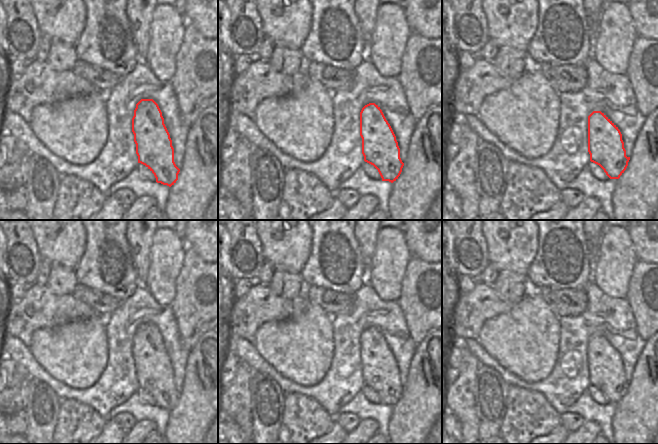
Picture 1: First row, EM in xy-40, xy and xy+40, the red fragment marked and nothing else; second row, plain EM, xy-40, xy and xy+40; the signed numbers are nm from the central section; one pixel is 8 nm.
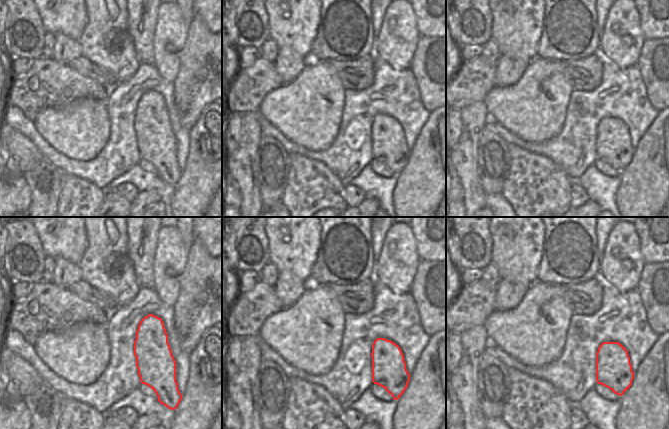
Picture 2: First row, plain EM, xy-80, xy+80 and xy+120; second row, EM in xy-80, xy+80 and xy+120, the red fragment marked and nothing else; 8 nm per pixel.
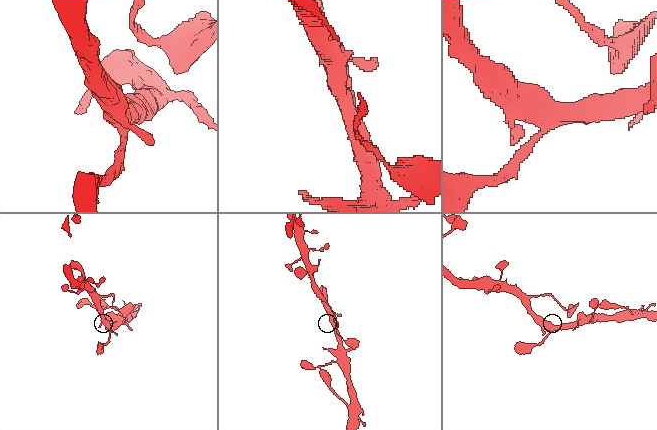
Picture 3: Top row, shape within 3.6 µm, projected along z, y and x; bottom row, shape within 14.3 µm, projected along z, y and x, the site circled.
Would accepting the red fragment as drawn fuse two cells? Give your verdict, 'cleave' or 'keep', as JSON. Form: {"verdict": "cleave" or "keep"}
{"verdict": "keep"}

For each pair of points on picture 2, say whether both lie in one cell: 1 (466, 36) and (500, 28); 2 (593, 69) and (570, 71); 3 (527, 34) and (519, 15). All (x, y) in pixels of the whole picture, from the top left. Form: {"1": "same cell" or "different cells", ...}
{"1": "different cells", "2": "same cell", "3": "same cell"}

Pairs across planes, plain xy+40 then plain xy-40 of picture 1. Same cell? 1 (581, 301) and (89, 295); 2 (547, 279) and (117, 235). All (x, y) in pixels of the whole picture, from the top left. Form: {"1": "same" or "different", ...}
{"1": "same", "2": "same"}

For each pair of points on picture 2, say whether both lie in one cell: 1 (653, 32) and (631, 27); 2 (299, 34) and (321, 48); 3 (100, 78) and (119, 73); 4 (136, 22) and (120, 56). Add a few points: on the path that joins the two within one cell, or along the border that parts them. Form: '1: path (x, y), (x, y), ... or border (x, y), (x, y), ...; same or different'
1: border (636, 10), (639, 15), (639, 28), (644, 39); different
2: border (319, 19), (316, 36), (309, 53); different
3: border (91, 62), (106, 71), (117, 82); different
4: border (127, 12), (126, 30), (133, 43), (136, 58); different

